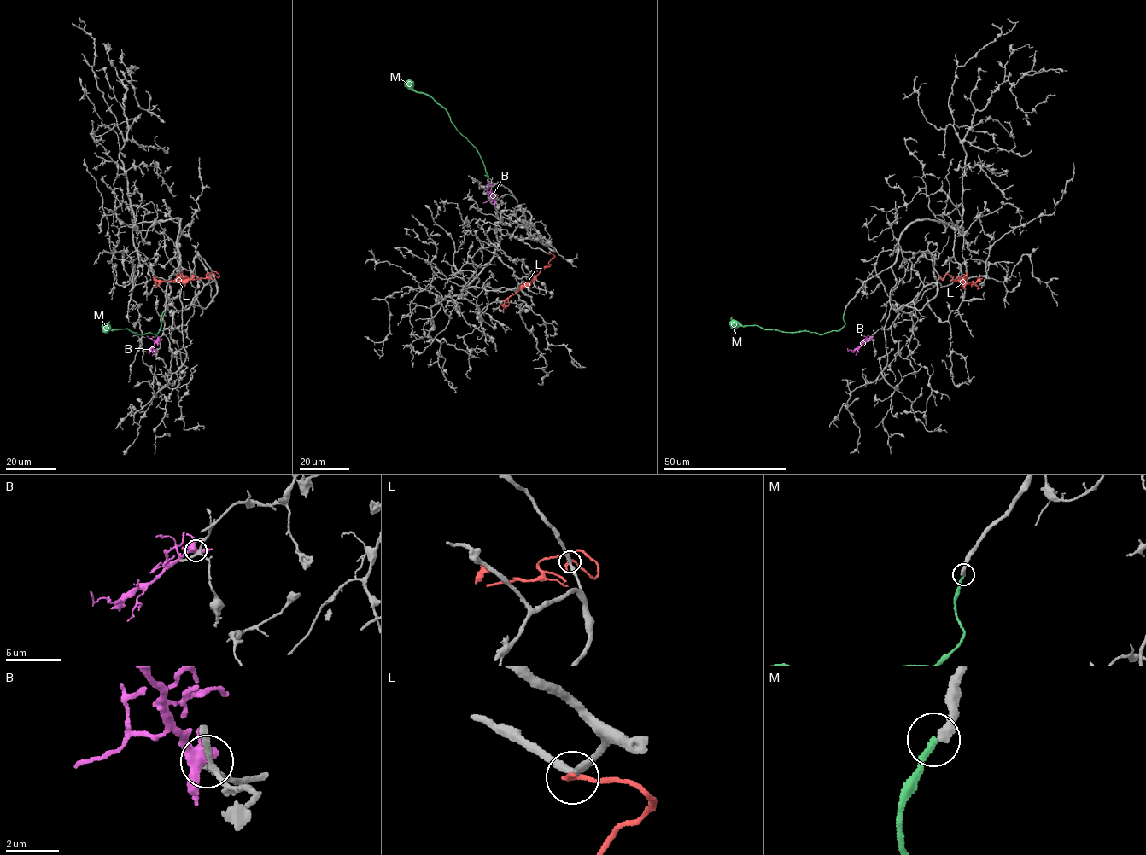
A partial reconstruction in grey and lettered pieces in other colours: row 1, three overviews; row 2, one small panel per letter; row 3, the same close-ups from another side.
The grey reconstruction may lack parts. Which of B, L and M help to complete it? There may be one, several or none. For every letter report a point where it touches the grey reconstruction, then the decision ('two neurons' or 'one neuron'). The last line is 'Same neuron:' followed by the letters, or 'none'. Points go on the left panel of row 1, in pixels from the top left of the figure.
B: contact (158, 340); two neurons
L: contact (213, 274); two neurons
M: contact (163, 311); two neurons
Same neuron: none

